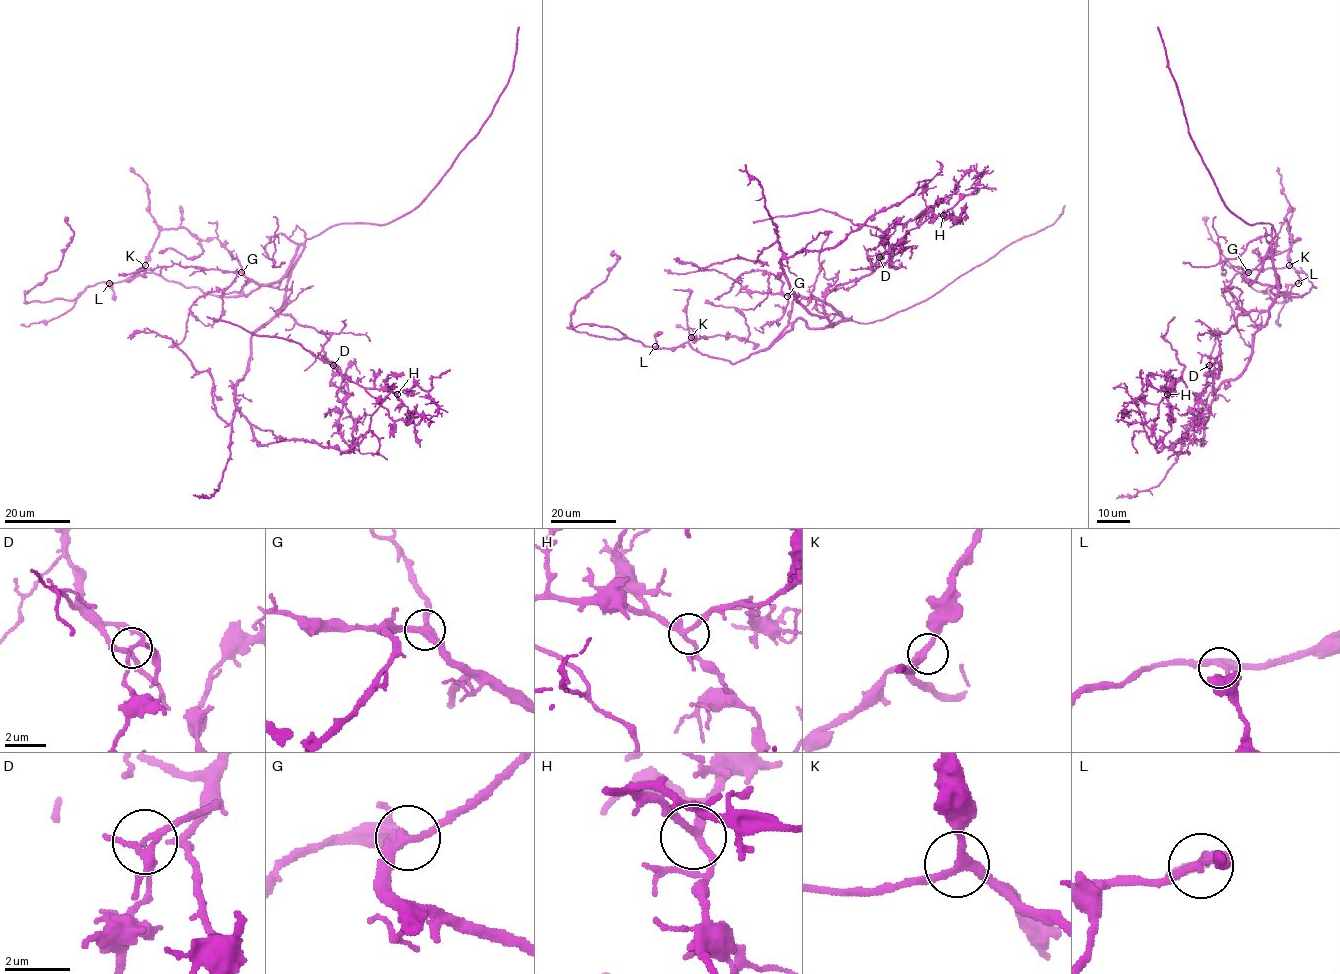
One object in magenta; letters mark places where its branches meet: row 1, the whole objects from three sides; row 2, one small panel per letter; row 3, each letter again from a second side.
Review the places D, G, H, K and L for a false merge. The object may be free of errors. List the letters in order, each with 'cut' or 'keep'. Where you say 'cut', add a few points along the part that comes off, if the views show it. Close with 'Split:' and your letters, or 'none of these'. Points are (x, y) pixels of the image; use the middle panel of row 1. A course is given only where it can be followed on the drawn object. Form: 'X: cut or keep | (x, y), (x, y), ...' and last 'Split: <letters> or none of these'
D: cut | (879, 258), (877, 254), (887, 254), (893, 248), (882, 242), (887, 229), (854, 225), (823, 210), (753, 223)
G: keep
H: keep
K: keep
L: keep
Split: D

